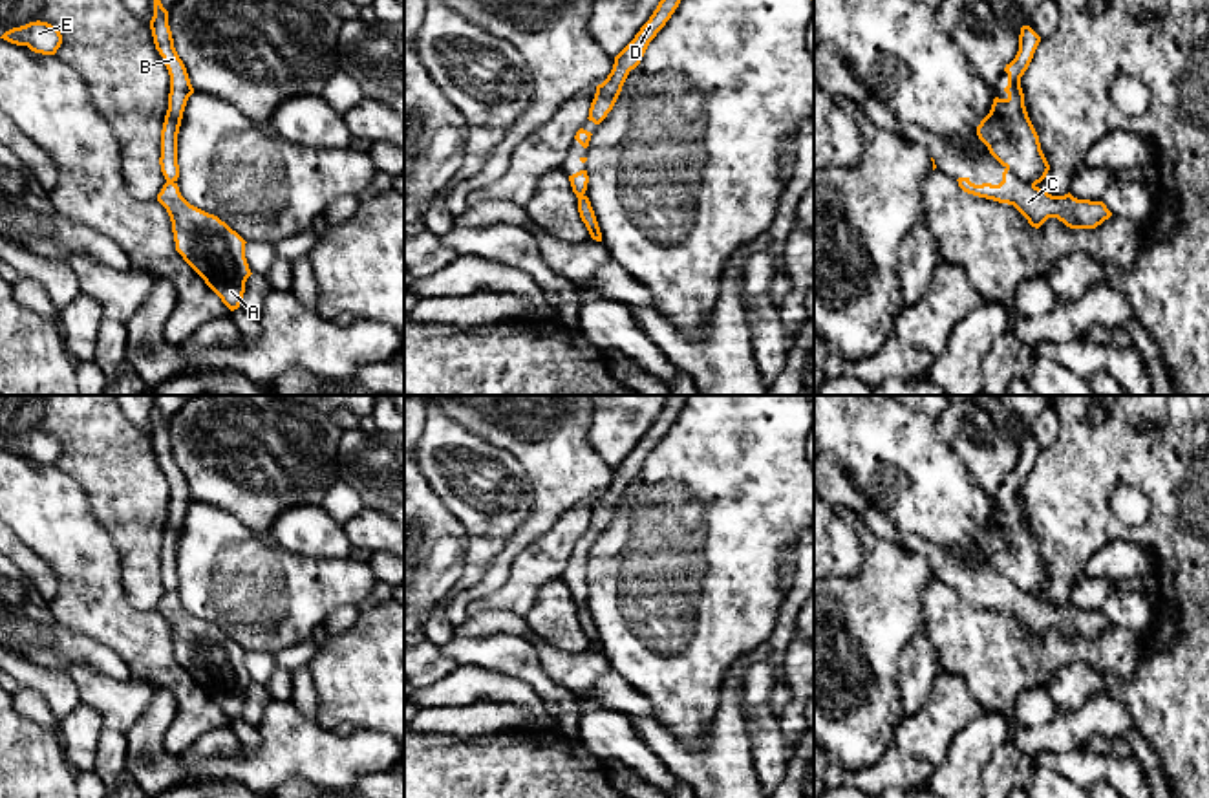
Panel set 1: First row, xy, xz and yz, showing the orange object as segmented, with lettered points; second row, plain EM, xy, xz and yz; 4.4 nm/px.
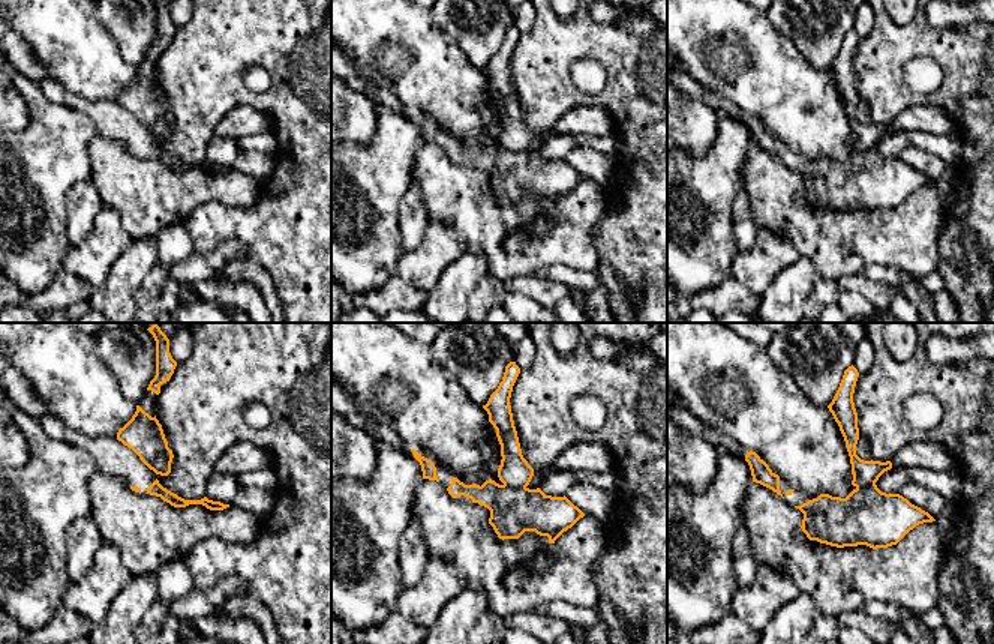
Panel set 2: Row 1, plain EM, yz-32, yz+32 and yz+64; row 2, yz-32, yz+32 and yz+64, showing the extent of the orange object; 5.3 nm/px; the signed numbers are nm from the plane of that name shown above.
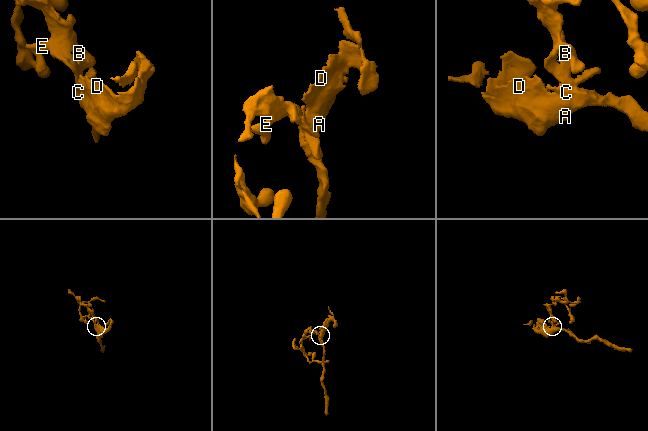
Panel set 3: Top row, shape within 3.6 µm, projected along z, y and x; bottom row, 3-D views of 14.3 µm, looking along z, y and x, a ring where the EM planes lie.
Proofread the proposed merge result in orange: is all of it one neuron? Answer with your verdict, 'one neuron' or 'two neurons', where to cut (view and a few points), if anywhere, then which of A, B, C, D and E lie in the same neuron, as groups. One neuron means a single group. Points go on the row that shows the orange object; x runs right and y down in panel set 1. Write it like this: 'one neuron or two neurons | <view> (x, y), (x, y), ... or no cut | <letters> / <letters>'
two neurons | yz (1006, 167), (1034, 185) | A C D / B E

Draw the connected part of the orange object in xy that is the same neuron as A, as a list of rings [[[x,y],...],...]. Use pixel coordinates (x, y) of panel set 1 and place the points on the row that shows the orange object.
[[[174,181],[163,185],[157,201],[170,216],[176,251],[230,311],[238,309],[252,275],[247,242],[218,216],[190,205]]]

